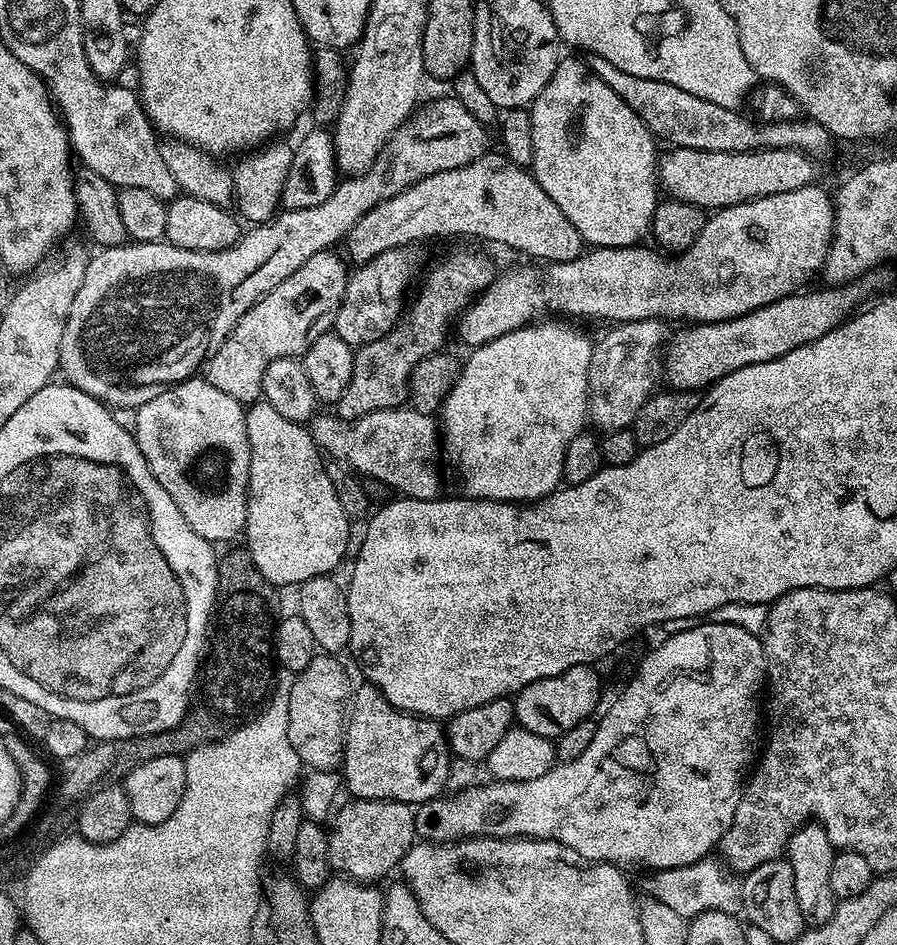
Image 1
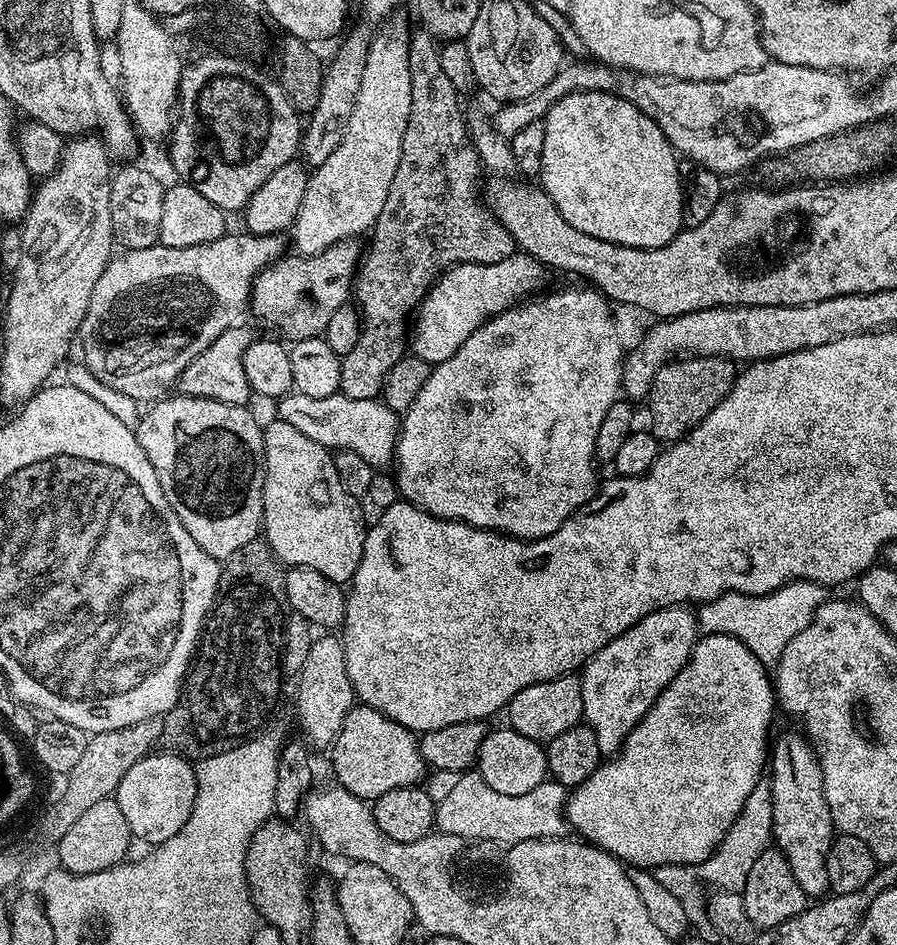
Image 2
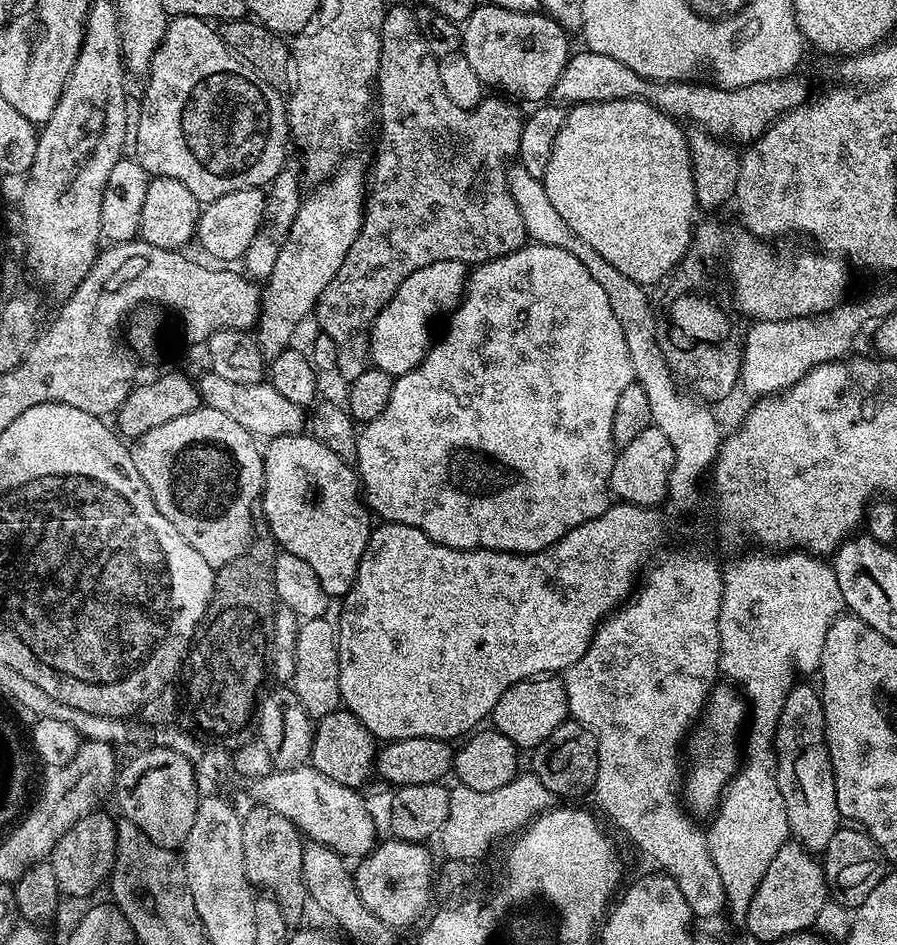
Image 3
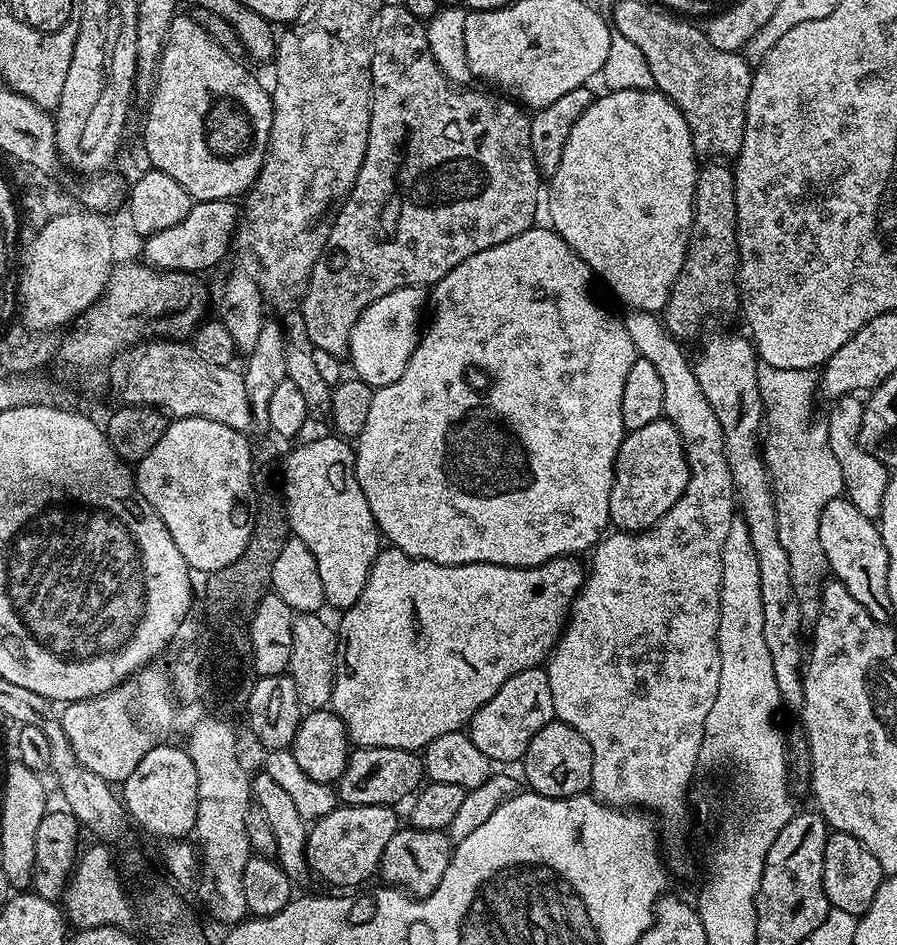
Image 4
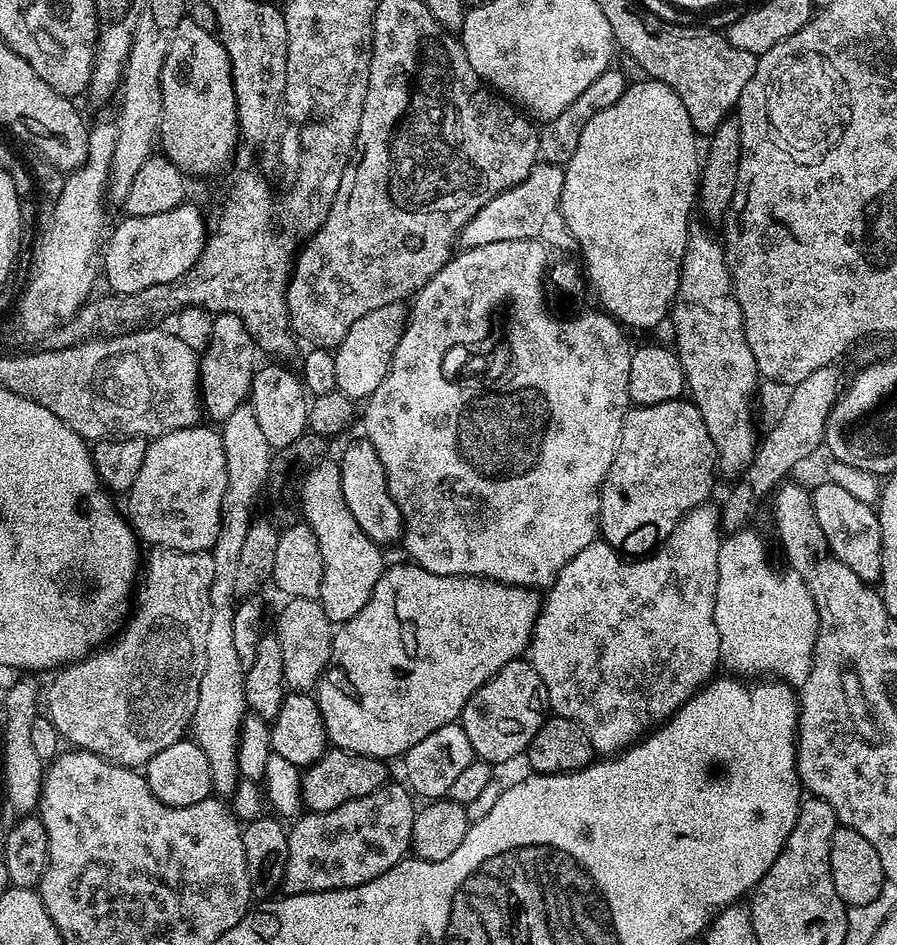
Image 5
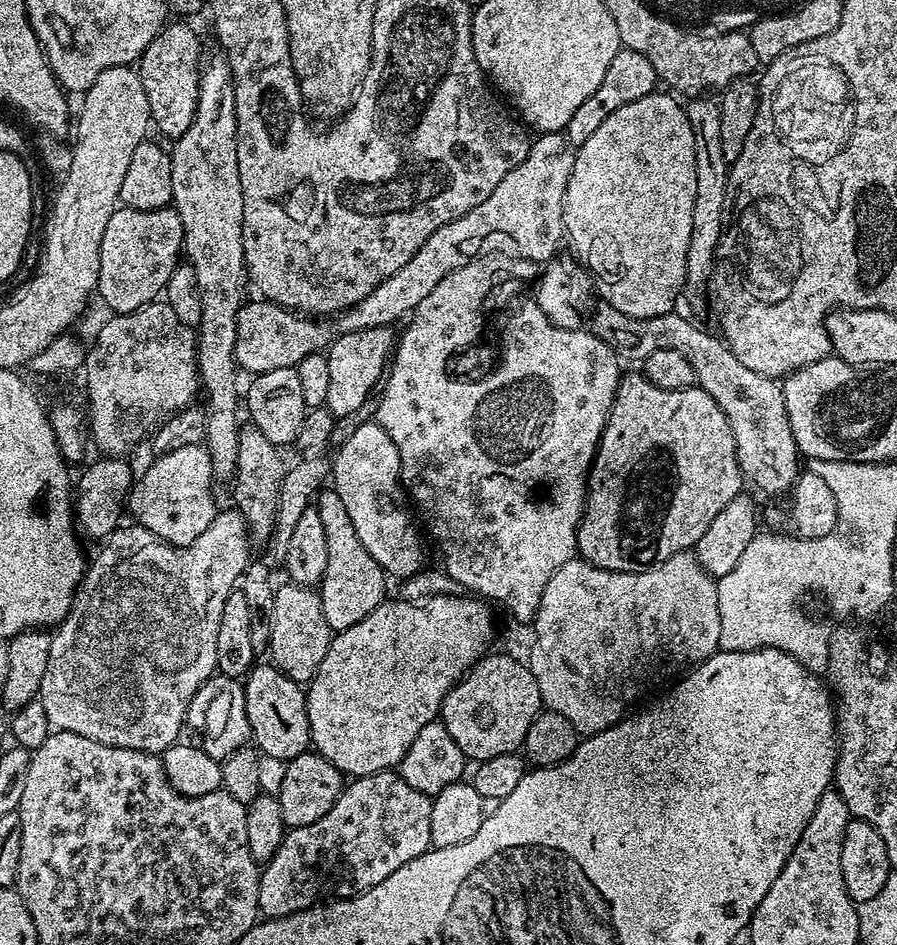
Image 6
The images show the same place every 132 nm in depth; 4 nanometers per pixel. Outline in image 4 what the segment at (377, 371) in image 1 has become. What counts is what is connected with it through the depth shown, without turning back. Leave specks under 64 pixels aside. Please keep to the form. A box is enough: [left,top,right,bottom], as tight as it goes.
[298,3,542,358]

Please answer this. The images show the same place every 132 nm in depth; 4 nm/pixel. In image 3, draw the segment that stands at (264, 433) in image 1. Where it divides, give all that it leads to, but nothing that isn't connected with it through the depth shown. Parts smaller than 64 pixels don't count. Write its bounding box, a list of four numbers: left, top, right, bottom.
[262,434,374,598]

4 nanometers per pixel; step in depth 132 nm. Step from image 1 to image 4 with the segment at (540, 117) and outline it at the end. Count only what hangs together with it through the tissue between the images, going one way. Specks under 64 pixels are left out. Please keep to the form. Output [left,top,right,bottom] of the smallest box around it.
[546,90,698,313]

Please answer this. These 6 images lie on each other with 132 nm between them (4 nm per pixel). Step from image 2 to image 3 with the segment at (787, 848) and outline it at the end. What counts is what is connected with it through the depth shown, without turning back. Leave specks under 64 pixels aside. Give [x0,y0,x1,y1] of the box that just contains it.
[776,683,841,853]

